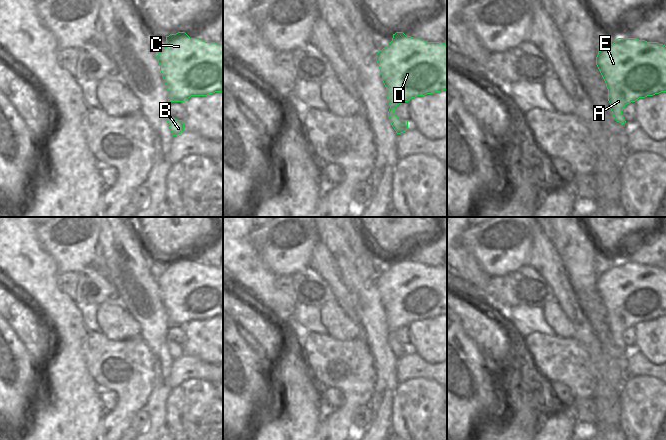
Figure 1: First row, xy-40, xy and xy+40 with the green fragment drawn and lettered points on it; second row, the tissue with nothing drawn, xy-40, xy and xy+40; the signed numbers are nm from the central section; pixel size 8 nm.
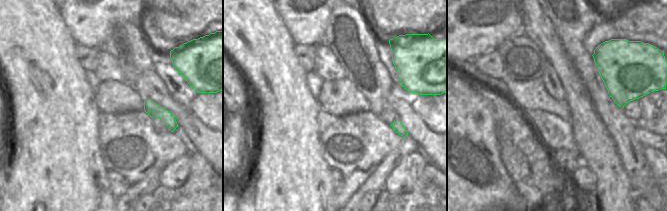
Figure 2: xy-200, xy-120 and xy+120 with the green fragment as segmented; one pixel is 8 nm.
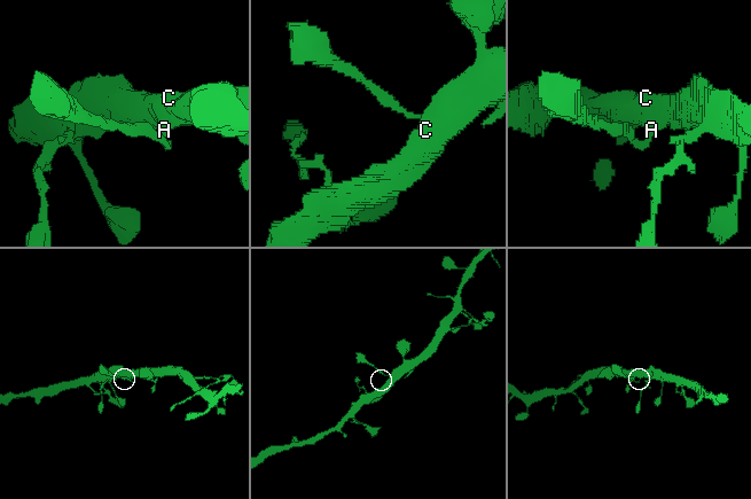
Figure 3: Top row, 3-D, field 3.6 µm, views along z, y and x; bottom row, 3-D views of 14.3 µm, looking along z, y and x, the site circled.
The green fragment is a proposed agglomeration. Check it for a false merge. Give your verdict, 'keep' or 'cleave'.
keep

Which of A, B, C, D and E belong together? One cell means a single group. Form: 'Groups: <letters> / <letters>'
Groups: A B C D E

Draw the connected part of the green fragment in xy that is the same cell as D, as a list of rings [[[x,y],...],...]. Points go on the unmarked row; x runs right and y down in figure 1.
[[[396,256],[392,265],[376,278],[376,285],[386,311],[390,347],[396,357],[401,358],[408,352],[408,344],[401,344],[394,337],[399,328],[417,320],[447,314],[447,269],[442,266],[427,266],[406,260],[403,256]]]

